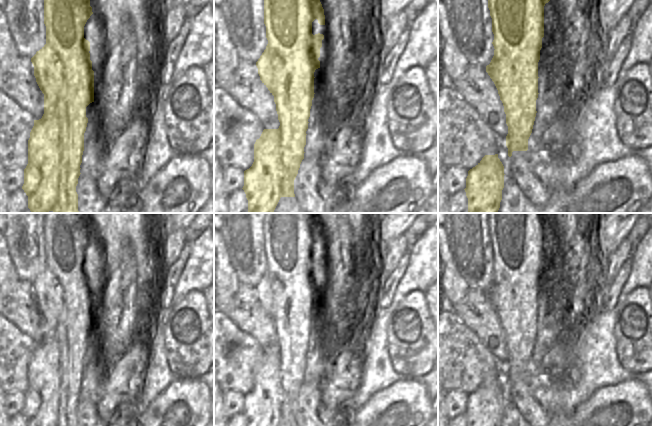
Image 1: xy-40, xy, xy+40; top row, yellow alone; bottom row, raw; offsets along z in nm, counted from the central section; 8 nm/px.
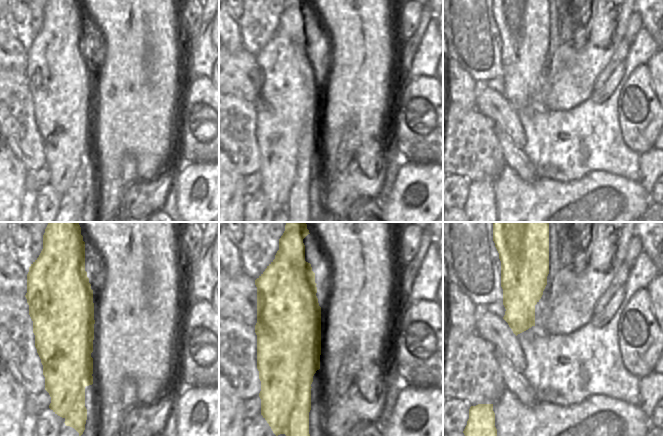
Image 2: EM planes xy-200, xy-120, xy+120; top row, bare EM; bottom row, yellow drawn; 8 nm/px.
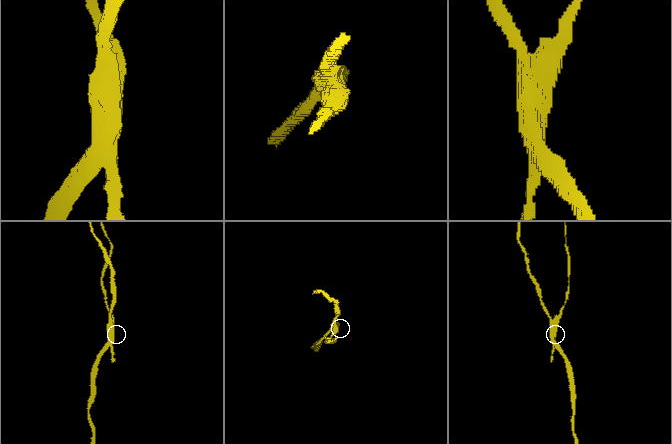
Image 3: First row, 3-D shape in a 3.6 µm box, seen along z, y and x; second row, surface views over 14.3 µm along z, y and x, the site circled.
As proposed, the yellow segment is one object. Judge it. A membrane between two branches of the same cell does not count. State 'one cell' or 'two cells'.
two cells

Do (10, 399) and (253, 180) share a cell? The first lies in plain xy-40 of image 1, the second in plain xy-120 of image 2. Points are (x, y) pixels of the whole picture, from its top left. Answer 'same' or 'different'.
same

